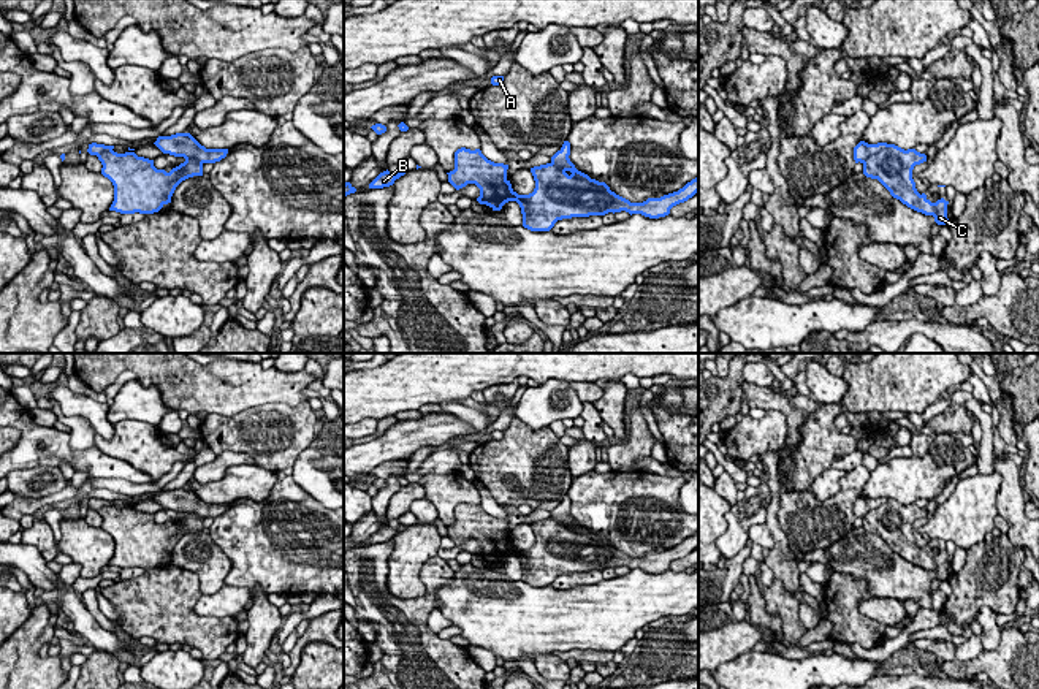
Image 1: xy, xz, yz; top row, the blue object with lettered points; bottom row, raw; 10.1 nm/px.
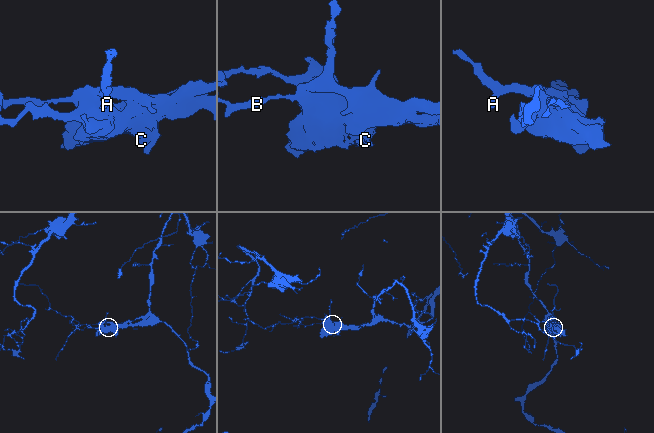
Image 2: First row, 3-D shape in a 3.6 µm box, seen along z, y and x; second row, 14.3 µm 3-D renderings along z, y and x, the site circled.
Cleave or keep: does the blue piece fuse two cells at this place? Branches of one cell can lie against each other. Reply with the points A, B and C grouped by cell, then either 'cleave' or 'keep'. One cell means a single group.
groups A B / C; cleave

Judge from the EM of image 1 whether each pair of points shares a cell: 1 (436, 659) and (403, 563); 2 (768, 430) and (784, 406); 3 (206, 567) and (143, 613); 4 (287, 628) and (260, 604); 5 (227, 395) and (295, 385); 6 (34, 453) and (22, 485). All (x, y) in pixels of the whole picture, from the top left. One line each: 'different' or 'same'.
1: different
2: different
3: different
4: different
5: same
6: different

